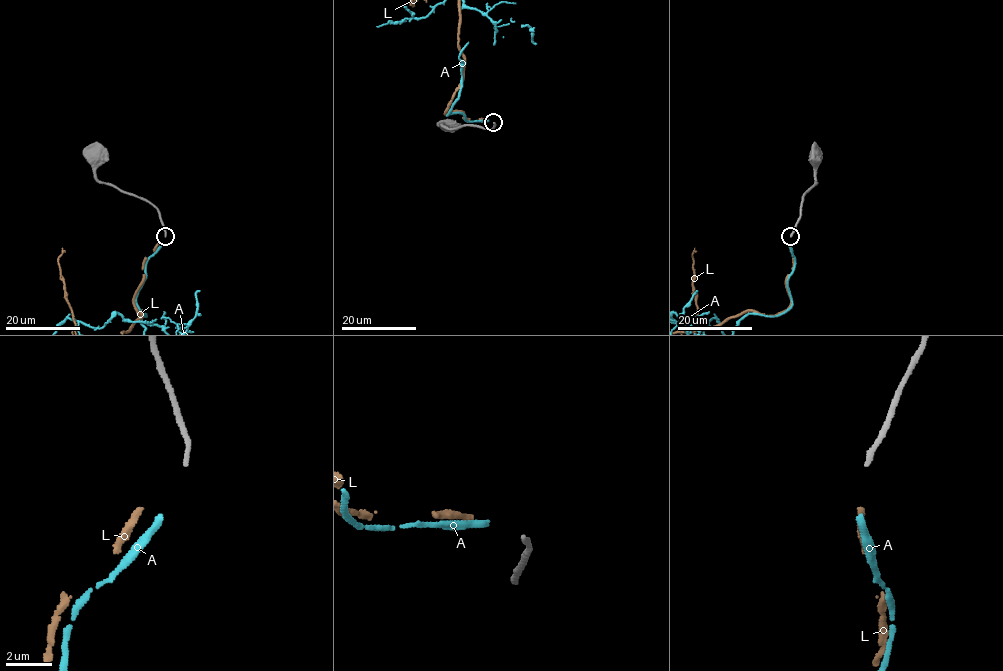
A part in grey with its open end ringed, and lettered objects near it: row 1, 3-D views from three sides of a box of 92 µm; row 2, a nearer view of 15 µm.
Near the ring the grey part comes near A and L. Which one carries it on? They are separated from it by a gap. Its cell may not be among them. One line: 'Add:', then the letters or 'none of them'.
Add: A

